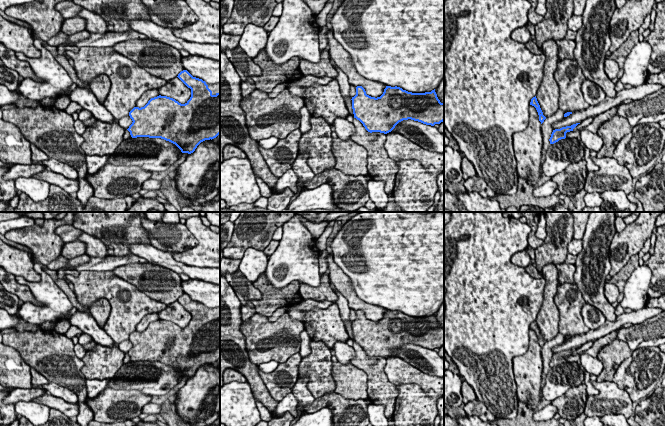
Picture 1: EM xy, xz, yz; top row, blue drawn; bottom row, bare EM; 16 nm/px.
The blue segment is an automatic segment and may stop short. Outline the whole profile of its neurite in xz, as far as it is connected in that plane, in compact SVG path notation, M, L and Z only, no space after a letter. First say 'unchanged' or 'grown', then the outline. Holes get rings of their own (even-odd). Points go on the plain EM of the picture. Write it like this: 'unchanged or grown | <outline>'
unchanged | M357 310L356 319L351 324L354 342L359 344L370 357L380 356L387 358L399 346L408 343L431 350L444 345L444 327L441 327L438 323L435 313L431 316L412 317L397 310L386 310L383 318L375 322L367 319L362 310Z

